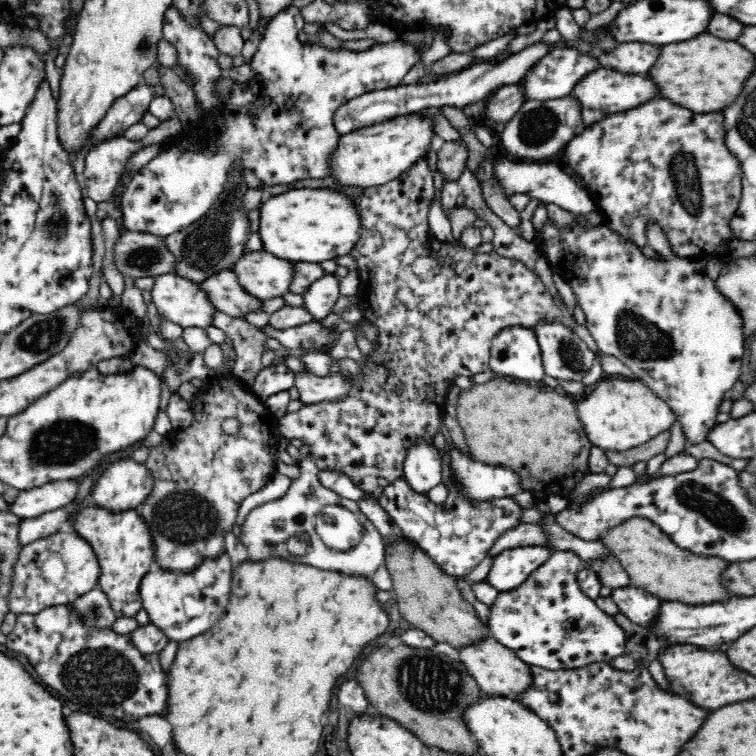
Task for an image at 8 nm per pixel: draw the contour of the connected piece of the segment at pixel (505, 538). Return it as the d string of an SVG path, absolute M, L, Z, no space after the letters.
M521 522L516 528L506 530L506 532L496 540L493 548L489 550L489 554L492 558L496 558L496 556L498 556L500 552L504 552L504 550L529 545L548 547L548 533L546 533L538 523Z

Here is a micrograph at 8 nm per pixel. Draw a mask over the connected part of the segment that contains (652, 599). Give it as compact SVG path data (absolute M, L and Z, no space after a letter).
M633 585L612 590L610 597L618 606L619 613L624 614L631 622L647 629L650 629L650 626L657 620L659 611L661 610L661 599Z

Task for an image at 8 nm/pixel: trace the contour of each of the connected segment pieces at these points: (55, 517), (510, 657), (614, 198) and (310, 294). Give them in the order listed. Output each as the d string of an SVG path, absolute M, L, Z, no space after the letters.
M74 499L70 504L58 508L52 512L47 512L37 516L36 518L23 519L19 526L19 542L22 547L31 544L36 539L50 536L52 533L57 533L60 530L65 530L70 525L68 524L68 515L75 513L76 506Z
M492 636L482 638L474 646L466 646L466 648L460 648L458 651L464 666L487 696L503 696L517 700L518 694L528 691L533 686L530 665L520 660L514 651L500 644Z
M660 98L650 100L647 104L639 108L627 112L620 112L616 115L606 116L604 120L594 122L592 127L585 128L581 132L578 132L575 138L564 146L563 152L565 156L567 156L567 164L582 177L588 193L590 193L594 202L596 202L596 207L601 214L601 218L610 227L610 230L617 232L622 238L631 240L642 249L647 243L647 224L650 221L654 221L658 223L658 226L662 227L662 230L668 237L671 252L676 256L680 258L695 257L698 259L709 257L712 259L713 257L719 258L719 254L716 252L718 246L730 244L732 240L736 239L736 235L734 235L732 229L730 229L730 220L732 220L732 217L736 214L741 200L742 169L740 168L740 161L738 161L734 154L730 152L730 149L726 147L726 136L724 114L722 114L722 112L712 112L712 114L696 113L688 110L688 108L684 108L684 106L680 104L672 103L672 100Z
M327 273L310 284L308 290L302 294L305 309L314 319L321 321L332 312L339 296L339 283L334 273Z

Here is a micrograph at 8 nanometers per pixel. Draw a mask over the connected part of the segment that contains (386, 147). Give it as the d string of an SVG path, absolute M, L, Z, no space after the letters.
M423 112L400 115L373 126L360 128L351 134L342 135L338 147L330 156L330 176L346 186L368 188L396 180L408 172L412 164L427 156L432 145L438 146L435 124Z

